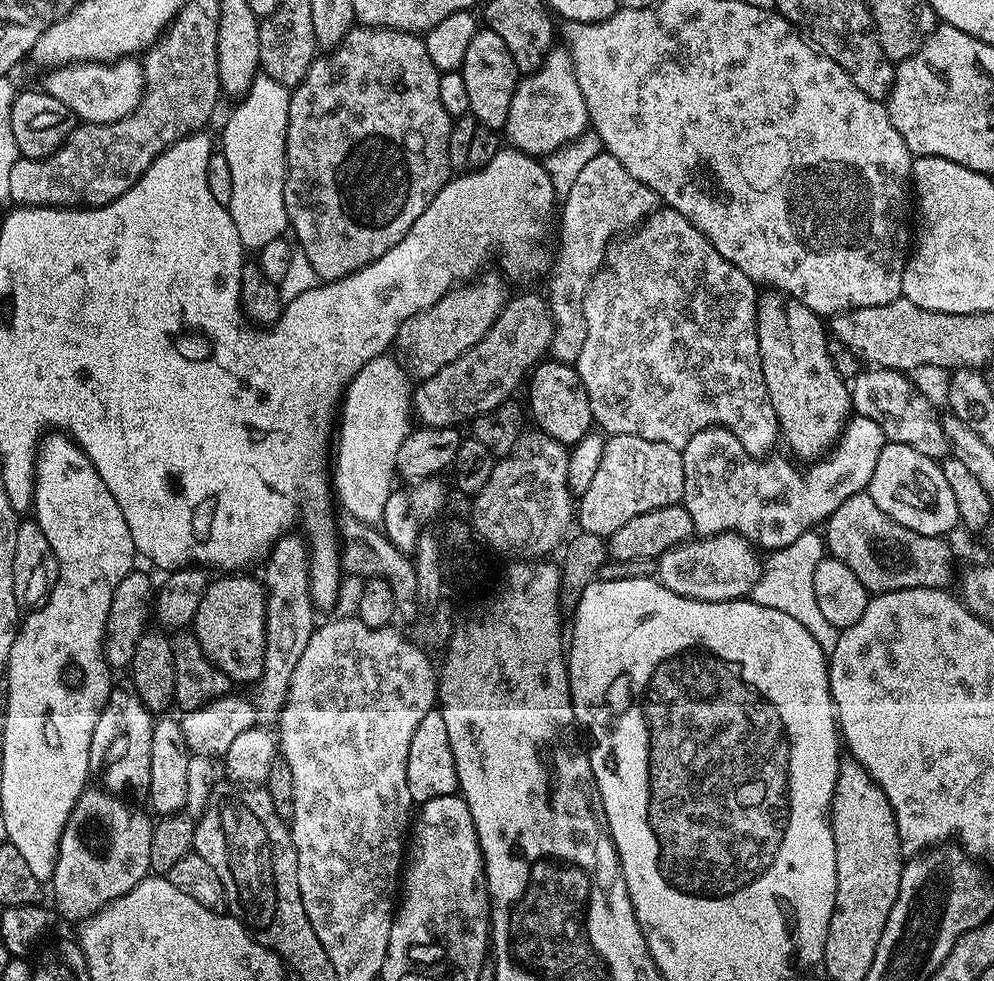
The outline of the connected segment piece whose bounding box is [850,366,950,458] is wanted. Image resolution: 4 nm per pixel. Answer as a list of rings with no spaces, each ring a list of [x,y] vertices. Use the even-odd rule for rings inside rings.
[[[869,367],[851,381],[852,406],[857,416],[865,416],[882,426],[885,437],[891,443],[914,446],[920,454],[933,458],[949,455],[948,437],[944,435],[941,417],[936,408],[911,384],[909,377],[892,368]],[[869,371],[869,372],[868,372]]]

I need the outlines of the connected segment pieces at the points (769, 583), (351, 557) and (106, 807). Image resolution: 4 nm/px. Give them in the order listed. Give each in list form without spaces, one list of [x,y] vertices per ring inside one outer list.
[[[816,530],[807,532],[798,538],[798,542],[790,542],[790,546],[775,549],[769,555],[772,557],[763,565],[760,578],[752,587],[750,599],[756,604],[782,610],[782,614],[790,614],[790,618],[798,618],[798,622],[802,622],[802,626],[814,634],[818,646],[822,646],[825,654],[830,654],[838,642],[841,629],[835,628],[818,607],[814,586],[814,574],[822,559],[822,536],[818,533]]]
[[[344,514],[338,520],[338,540],[340,563],[343,571],[359,578],[383,578],[394,590],[396,610],[401,617],[412,620],[416,611],[421,611],[422,603],[418,594],[418,579],[413,561],[405,553],[399,552],[379,527],[362,522],[358,518]]]
[[[89,787],[80,795],[70,814],[68,825],[64,827],[60,839],[56,869],[50,881],[50,896],[56,899],[56,908],[64,920],[83,922],[90,919],[107,904],[112,904],[118,898],[130,894],[130,890],[134,890],[134,886],[138,886],[138,882],[145,880],[152,872],[150,842],[154,827],[153,817],[140,808],[131,808],[124,801],[127,799],[123,795],[95,787]]]

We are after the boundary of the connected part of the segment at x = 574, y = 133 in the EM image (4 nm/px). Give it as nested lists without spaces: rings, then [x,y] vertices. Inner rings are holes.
[[[553,47],[543,66],[516,85],[506,125],[507,143],[528,156],[543,158],[579,139],[589,128],[588,106],[578,84],[572,54],[567,47]]]

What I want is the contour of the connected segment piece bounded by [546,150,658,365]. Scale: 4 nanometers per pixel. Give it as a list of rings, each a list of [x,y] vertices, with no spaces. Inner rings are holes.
[[[601,150],[586,162],[586,166],[582,166],[578,178],[574,178],[570,194],[562,202],[562,217],[558,222],[558,242],[560,236],[562,246],[560,248],[559,244],[554,273],[550,278],[552,282],[546,291],[548,309],[552,311],[551,359],[575,365],[586,343],[588,326],[584,299],[593,276],[604,267],[613,241],[643,224],[657,208],[656,192],[634,178],[634,174],[630,174],[630,170],[608,152]]]

